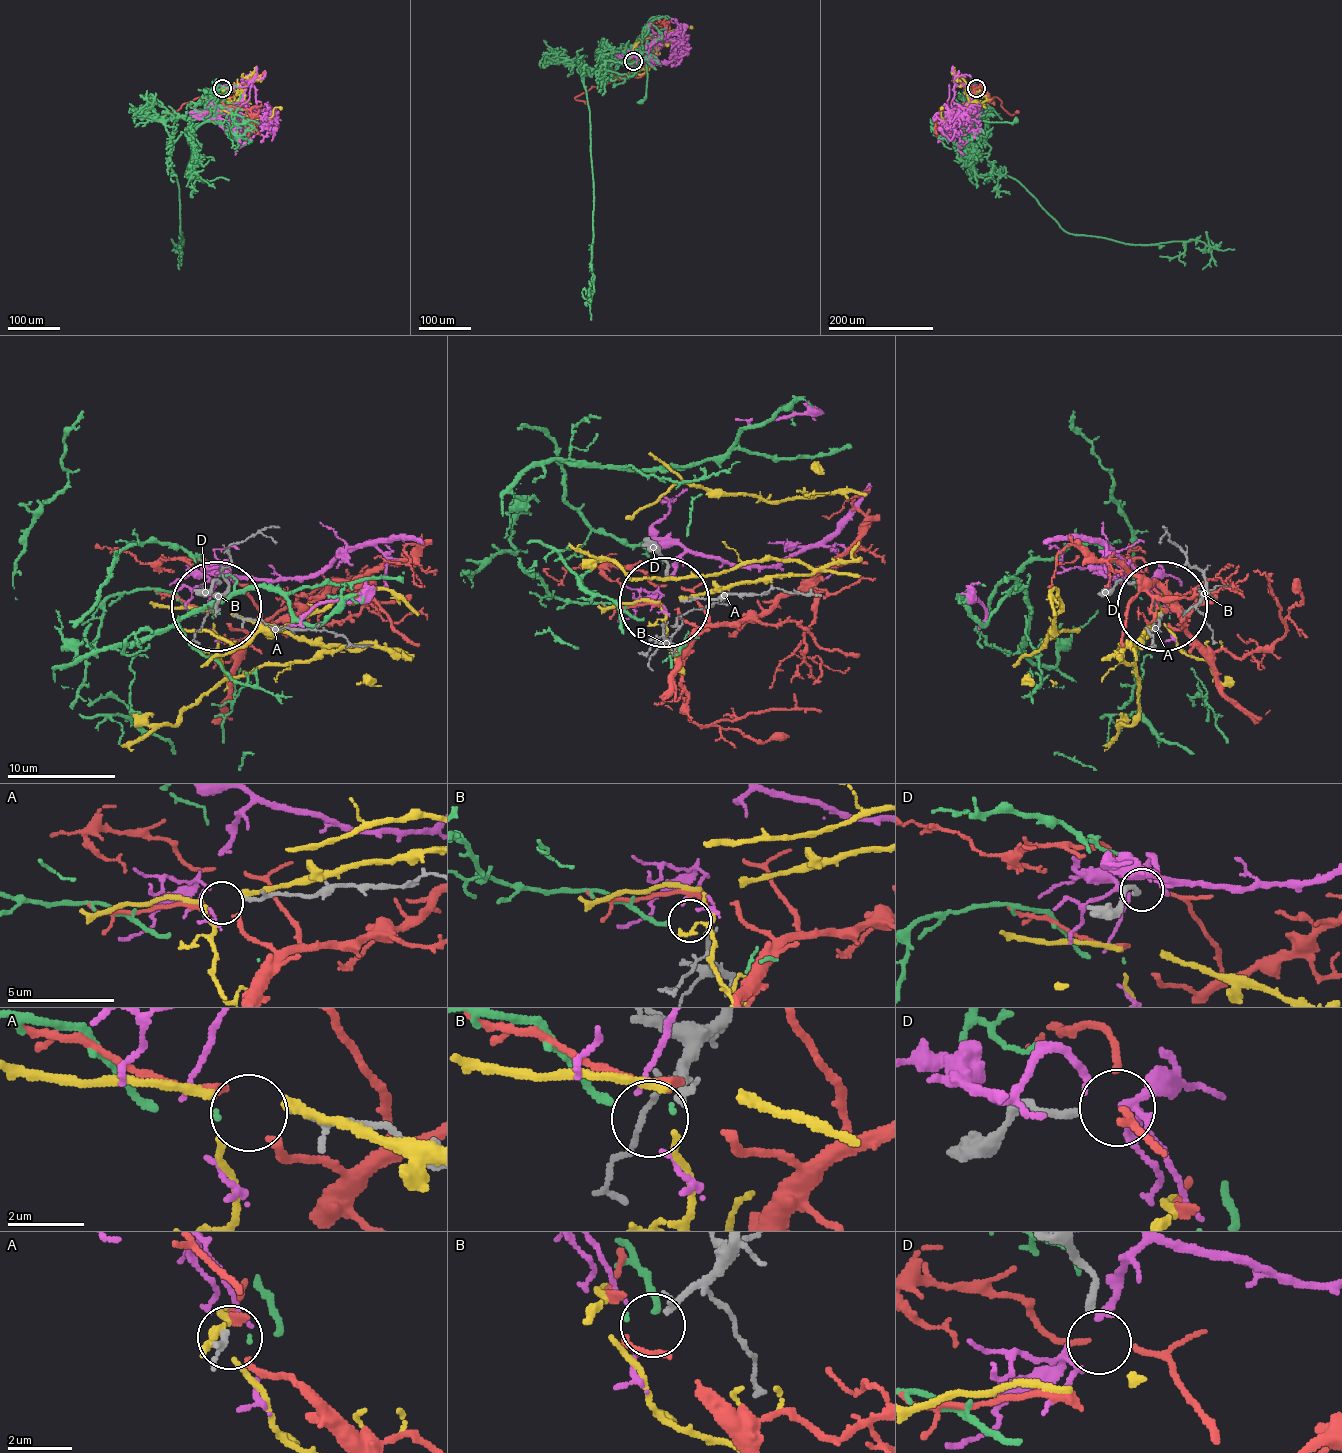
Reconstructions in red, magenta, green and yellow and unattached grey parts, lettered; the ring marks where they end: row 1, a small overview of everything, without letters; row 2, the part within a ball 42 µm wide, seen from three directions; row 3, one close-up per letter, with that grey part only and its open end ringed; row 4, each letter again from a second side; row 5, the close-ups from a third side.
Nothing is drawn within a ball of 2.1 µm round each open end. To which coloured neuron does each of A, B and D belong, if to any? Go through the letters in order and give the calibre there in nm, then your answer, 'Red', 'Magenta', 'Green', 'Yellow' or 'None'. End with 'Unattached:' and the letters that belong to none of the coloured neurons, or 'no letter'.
A: Thickness 170 nm. Green
B: Thickness 240 nm. None
D: Thickness 220 nm. None
Unattached: B, D

